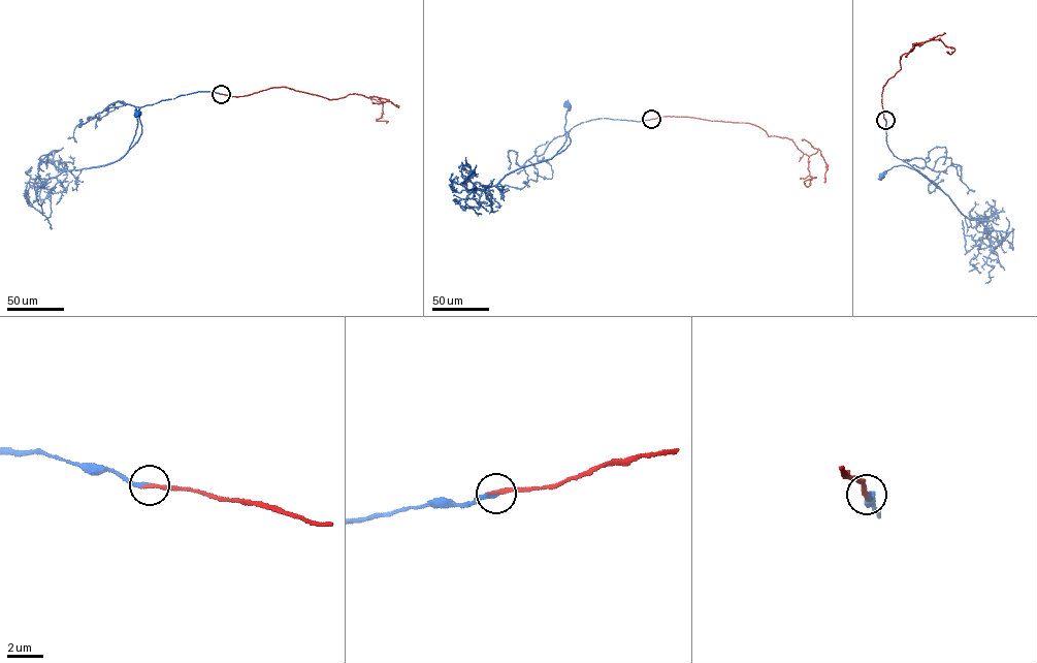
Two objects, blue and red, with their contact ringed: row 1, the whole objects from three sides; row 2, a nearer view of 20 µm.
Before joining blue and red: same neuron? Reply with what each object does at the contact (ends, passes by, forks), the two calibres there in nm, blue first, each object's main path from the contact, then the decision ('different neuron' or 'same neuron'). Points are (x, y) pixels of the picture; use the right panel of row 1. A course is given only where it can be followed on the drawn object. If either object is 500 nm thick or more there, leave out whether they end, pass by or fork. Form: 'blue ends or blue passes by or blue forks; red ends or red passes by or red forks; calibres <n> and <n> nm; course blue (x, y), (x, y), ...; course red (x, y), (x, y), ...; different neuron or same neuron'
blue ends; red ends; calibres 240 and 240 nm; course blue (885, 120), (886, 140), (894, 156), (941, 189), (914, 169), (902, 165), (880, 176); course red (885, 120), (883, 86), (901, 68), (900, 56), (918, 43), (939, 38), (954, 49), (950, 54), (947, 52); same neuron

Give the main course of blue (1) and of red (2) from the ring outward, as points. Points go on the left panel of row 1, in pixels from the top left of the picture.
1: (221, 94), (197, 91), (140, 106), (141, 134), (129, 149), (137, 126), (137, 114)
2: (221, 94), (239, 96), (286, 87), (331, 99), (354, 93), (377, 96), (383, 104), (376, 120), (388, 121)

